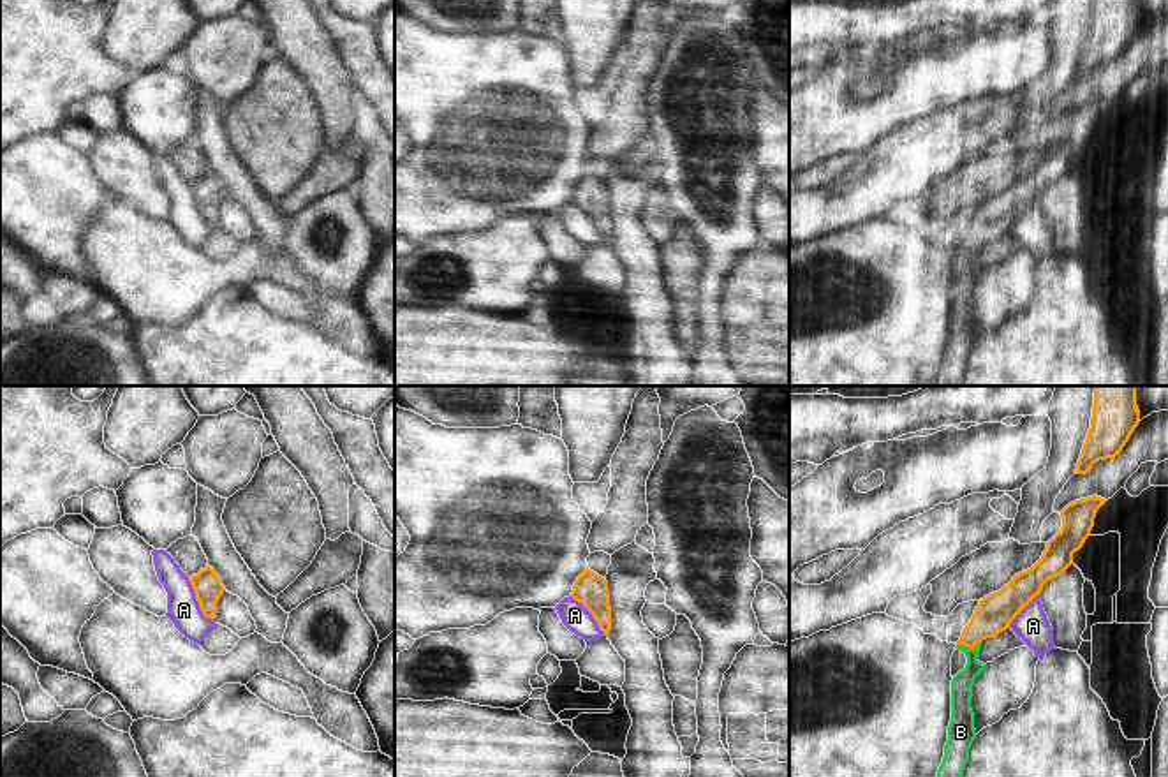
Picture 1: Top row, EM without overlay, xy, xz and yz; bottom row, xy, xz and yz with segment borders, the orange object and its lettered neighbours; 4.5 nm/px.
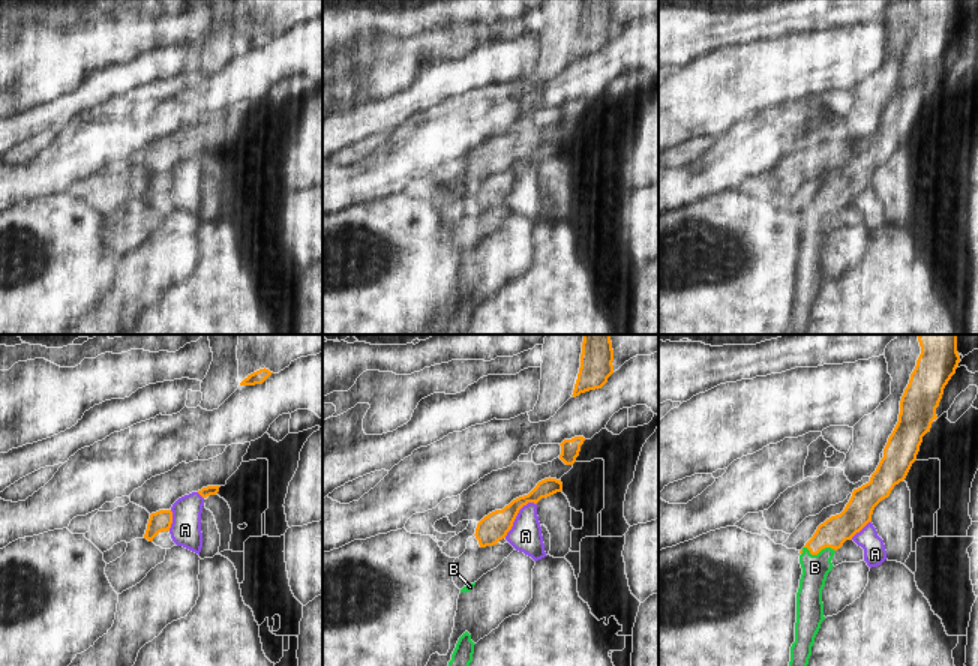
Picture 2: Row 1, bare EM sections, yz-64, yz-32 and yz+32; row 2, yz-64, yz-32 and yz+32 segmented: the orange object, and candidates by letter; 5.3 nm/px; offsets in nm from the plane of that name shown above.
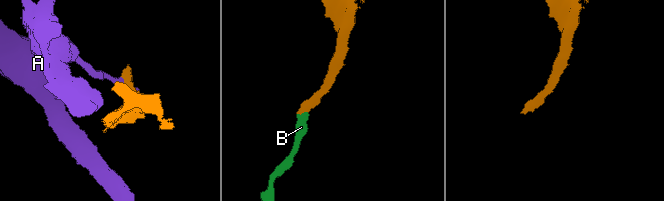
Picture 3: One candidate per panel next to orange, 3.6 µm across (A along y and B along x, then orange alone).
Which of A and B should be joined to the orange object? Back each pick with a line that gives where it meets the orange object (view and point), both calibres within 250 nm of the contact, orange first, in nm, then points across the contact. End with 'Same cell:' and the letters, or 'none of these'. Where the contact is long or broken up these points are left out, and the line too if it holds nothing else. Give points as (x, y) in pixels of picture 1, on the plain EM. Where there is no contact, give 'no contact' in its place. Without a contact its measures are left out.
B: meets orange in yz at (968, 251); 170 nm thick on the orange side, 100 nm on the other; runs through yz (994, 219), (971, 242), (968, 251), (971, 277), (962, 288)
Same cell: B

